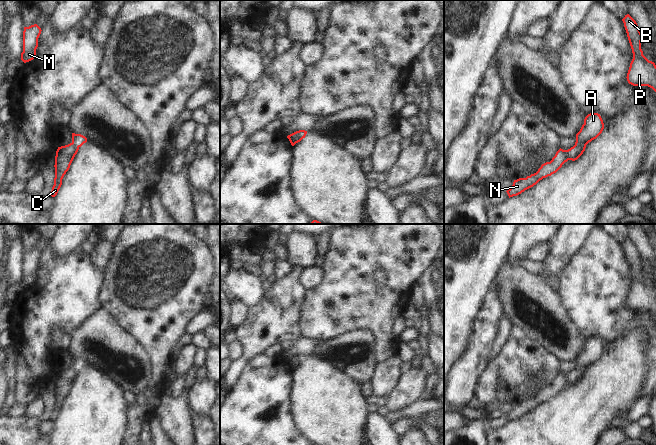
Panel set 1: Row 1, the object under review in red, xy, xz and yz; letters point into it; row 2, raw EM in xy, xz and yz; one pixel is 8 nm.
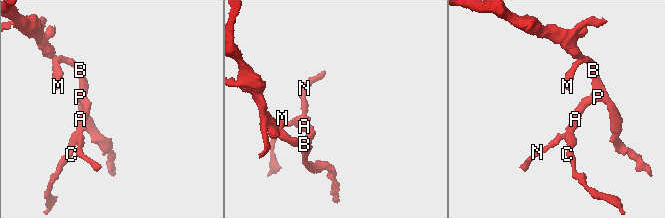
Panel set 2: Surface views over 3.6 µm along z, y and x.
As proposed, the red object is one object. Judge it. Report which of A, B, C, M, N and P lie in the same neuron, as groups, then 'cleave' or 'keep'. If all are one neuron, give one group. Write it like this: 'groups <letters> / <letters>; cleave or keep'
groups A B M P / C N; cleave

